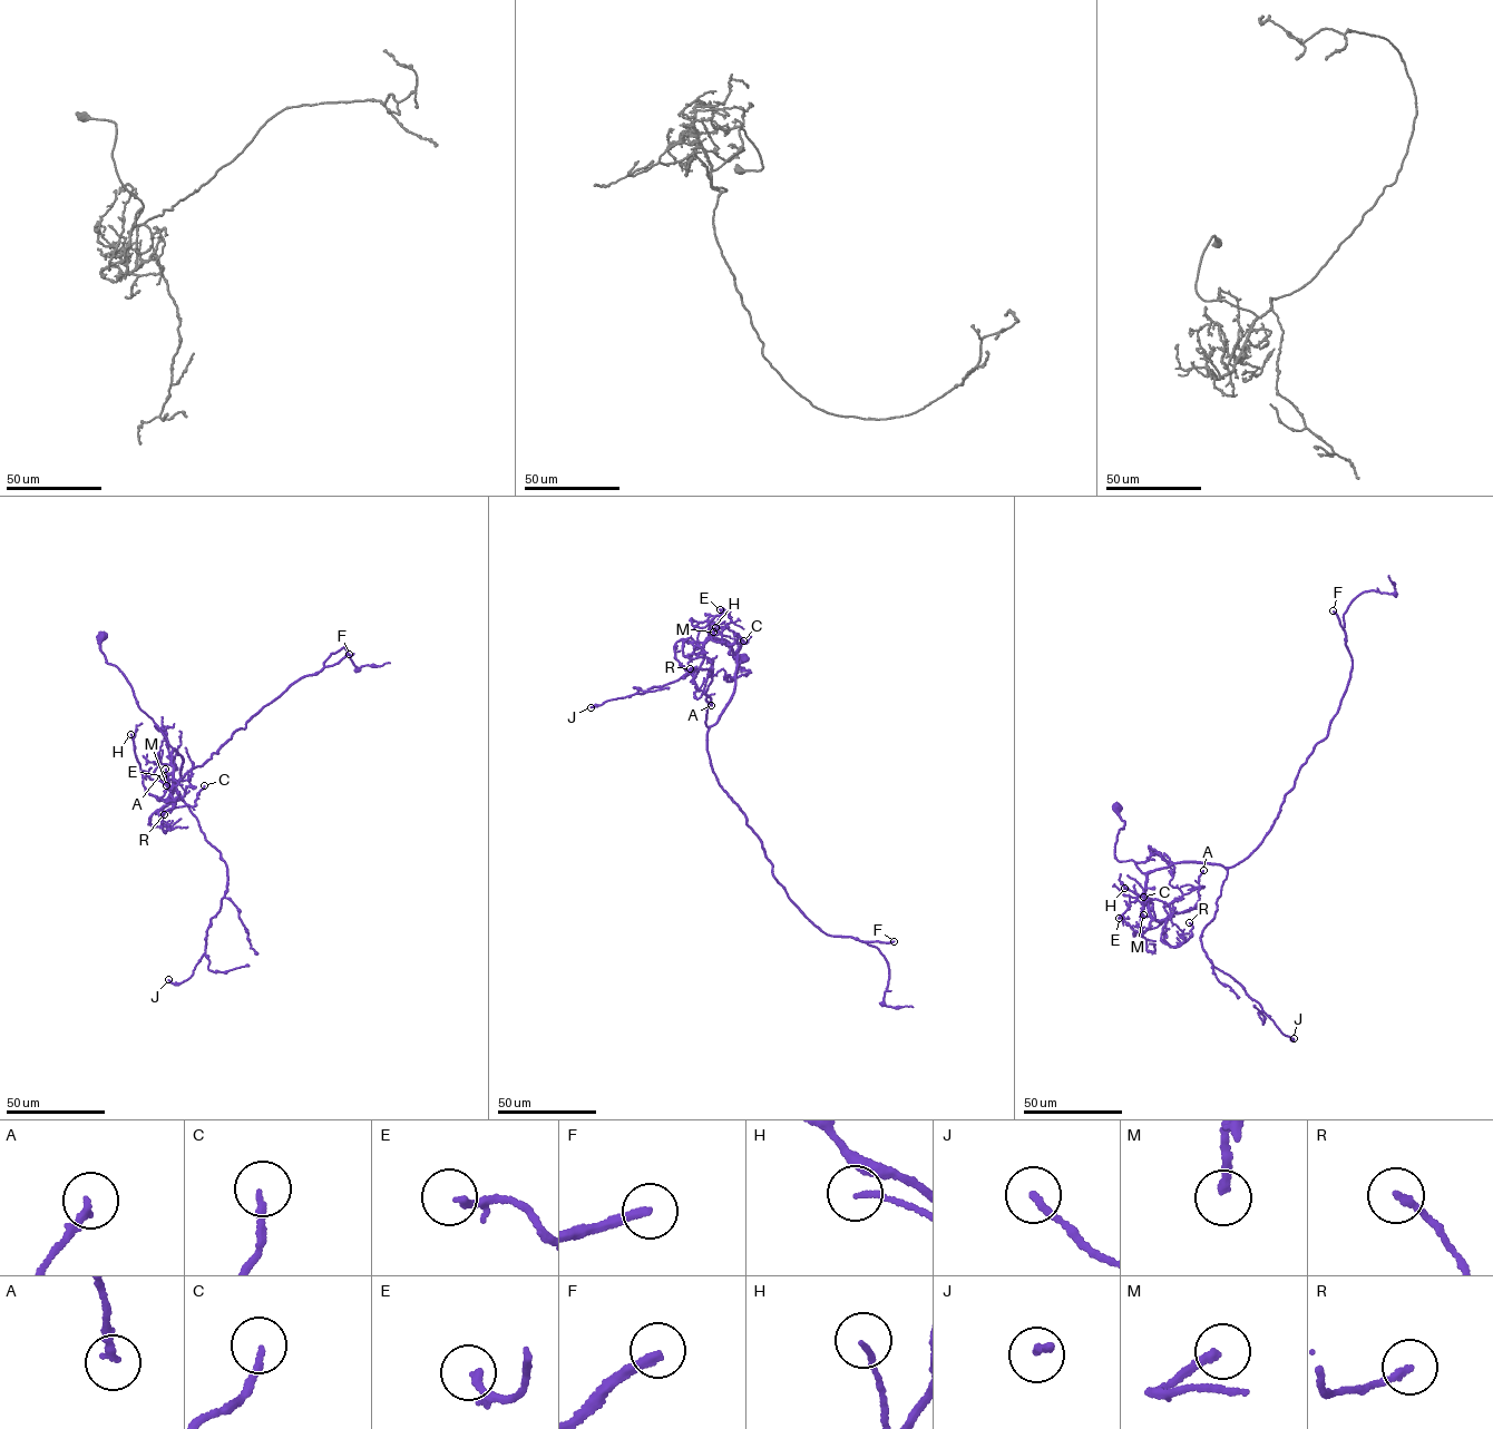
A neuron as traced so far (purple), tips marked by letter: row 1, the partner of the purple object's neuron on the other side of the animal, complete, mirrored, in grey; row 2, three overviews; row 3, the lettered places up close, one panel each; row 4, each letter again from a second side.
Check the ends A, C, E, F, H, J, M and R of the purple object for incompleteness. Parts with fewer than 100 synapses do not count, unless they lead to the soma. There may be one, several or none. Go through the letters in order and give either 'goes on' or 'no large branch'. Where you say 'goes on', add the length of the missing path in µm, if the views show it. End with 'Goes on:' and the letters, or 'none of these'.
A: no large branch
C: no large branch
E: no large branch
F: goes on; missing 160 µm
H: no large branch
J: no large branch
M: no large branch
R: no large branch
Goes on: F

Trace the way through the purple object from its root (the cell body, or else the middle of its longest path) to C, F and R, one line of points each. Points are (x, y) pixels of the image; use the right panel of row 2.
C: (1118, 808), (1124, 823), (1115, 858), (1131, 860), (1145, 874), (1151, 921), (1143, 931), (1143, 897)
F: (1118, 808), (1124, 823), (1115, 858), (1143, 873), (1248, 857), (1346, 692), (1352, 658), (1333, 610)
R: (1118, 808), (1124, 823), (1115, 858), (1145, 874), (1144, 903), (1167, 919), (1165, 941), (1186, 942), (1189, 922)

